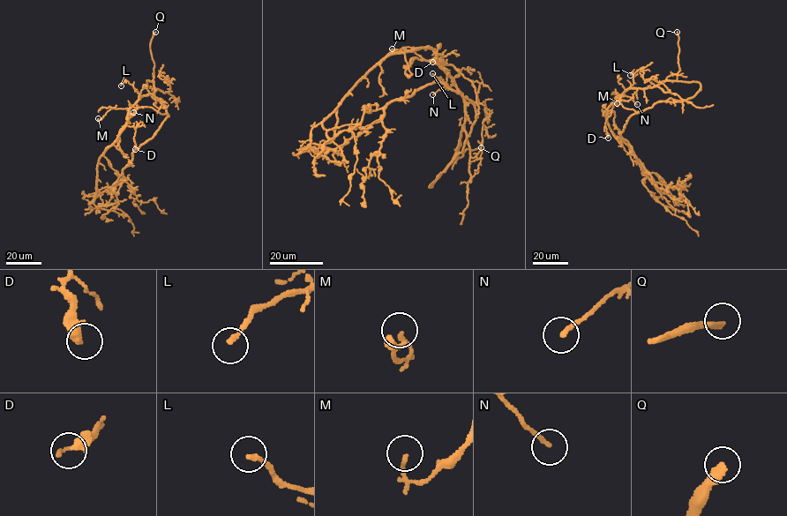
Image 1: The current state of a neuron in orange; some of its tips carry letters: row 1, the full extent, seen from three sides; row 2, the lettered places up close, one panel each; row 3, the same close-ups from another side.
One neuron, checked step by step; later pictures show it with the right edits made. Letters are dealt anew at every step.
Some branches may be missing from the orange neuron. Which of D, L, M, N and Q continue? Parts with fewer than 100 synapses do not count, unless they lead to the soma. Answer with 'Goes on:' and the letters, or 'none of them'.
Goes on: Q

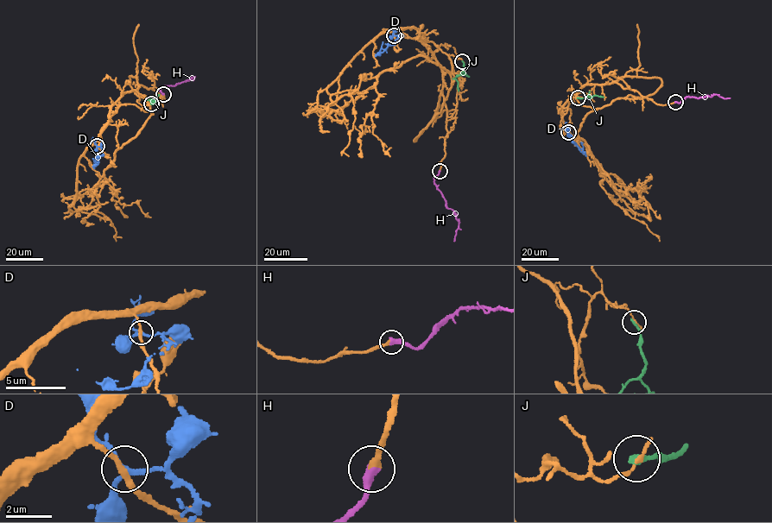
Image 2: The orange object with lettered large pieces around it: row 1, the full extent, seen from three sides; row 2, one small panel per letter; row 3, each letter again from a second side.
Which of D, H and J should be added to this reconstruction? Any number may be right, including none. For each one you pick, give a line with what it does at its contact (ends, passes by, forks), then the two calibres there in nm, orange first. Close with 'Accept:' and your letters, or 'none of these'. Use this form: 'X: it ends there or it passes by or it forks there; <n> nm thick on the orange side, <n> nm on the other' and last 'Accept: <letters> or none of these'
D: it forks there; 220 nm thick on the orange side, 170 nm on the other
H: it ends there; 280 nm thick on the orange side, 440 nm on the other
Accept: D, H

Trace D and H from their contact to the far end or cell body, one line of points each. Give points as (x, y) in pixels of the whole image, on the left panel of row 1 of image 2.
D: (97, 146), (103, 148), (98, 161), (94, 162), (97, 154), (98, 155)
H: (163, 94), (161, 87), (174, 85), (192, 77), (193, 78)

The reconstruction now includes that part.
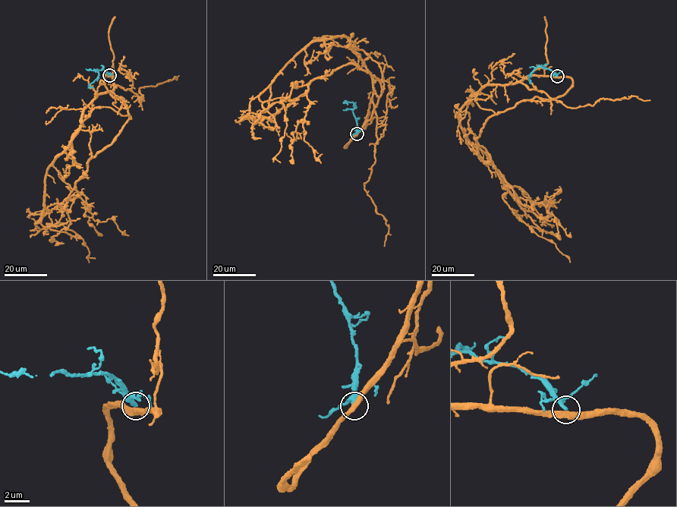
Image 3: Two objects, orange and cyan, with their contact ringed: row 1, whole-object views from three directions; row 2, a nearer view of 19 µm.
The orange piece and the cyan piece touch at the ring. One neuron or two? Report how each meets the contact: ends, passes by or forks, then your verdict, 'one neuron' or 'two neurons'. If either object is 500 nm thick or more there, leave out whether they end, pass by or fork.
orange passes by; cyan passes by; two neurons

